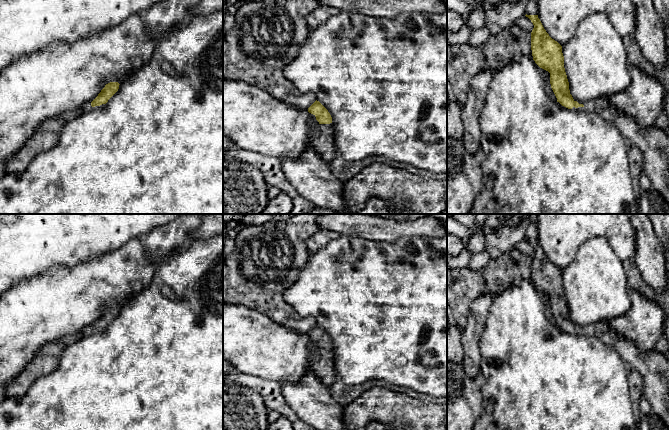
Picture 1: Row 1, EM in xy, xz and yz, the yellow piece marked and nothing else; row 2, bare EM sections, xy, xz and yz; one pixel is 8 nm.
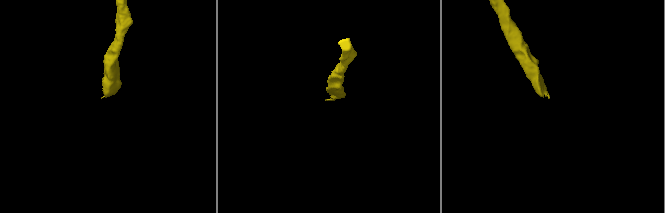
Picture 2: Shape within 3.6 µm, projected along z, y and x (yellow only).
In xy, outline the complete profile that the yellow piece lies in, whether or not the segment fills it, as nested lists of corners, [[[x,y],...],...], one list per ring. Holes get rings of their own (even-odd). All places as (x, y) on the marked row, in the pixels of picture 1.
[[[110,82],[105,85],[97,97],[87,101],[81,108],[83,112],[90,112],[105,106],[108,100],[118,91],[118,82]]]

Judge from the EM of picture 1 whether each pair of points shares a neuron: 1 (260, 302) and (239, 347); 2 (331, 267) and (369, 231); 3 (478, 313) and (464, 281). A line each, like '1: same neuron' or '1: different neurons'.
1: different neurons
2: different neurons
3: different neurons

